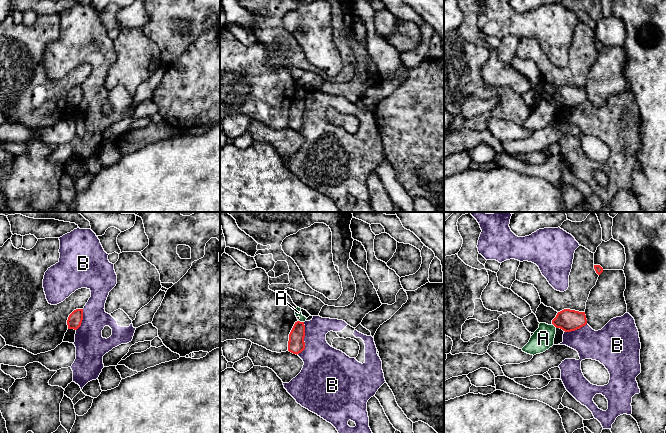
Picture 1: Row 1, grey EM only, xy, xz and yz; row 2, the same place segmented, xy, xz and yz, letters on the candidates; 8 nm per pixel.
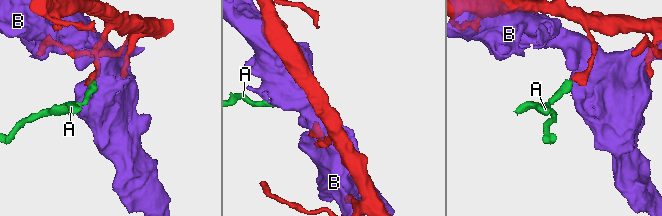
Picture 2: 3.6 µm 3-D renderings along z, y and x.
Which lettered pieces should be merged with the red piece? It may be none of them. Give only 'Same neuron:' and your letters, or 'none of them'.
Same neuron: none of them

